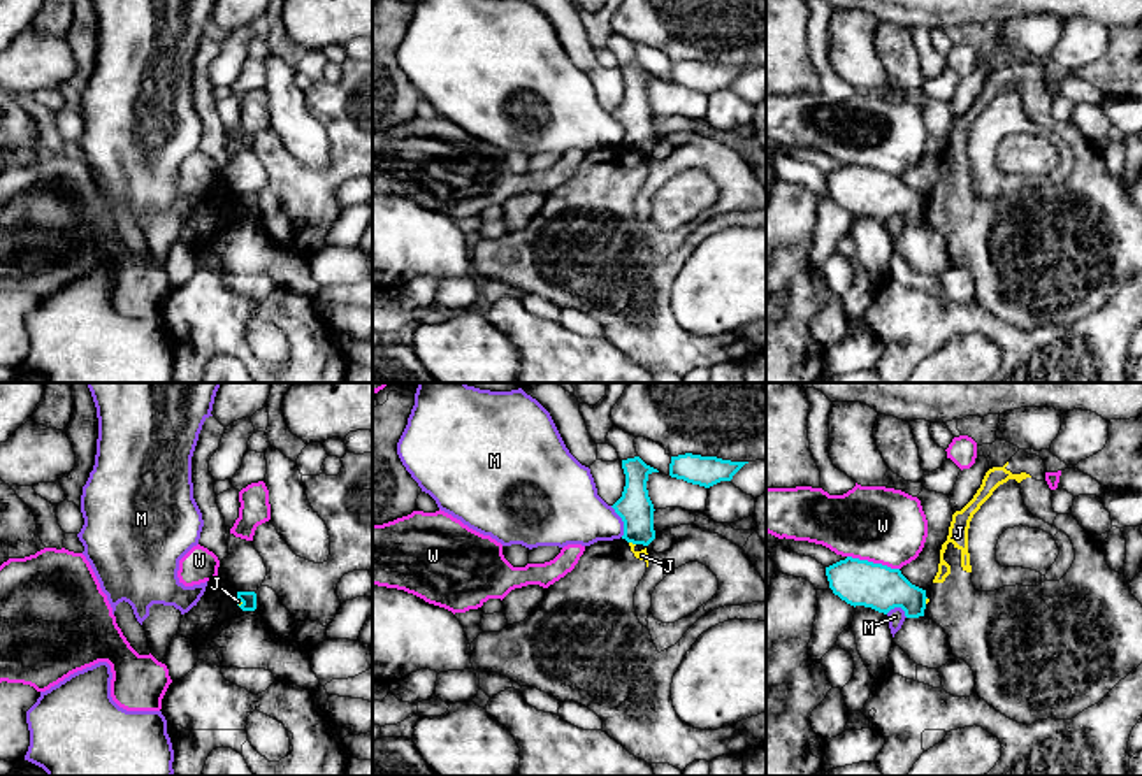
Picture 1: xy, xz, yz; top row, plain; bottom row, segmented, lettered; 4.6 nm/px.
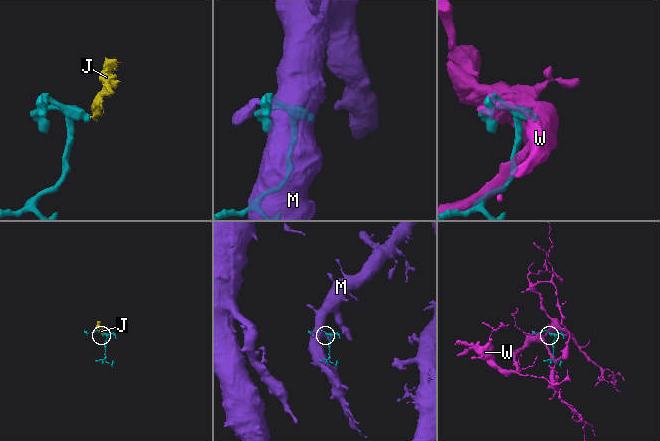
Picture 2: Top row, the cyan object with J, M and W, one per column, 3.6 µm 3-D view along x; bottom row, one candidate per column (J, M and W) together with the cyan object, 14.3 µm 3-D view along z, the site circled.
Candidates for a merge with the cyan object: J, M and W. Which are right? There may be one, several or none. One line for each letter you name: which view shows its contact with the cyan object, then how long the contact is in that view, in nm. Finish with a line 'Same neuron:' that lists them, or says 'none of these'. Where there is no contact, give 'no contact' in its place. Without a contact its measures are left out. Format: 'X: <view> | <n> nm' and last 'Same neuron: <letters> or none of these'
Same neuron: none of these

